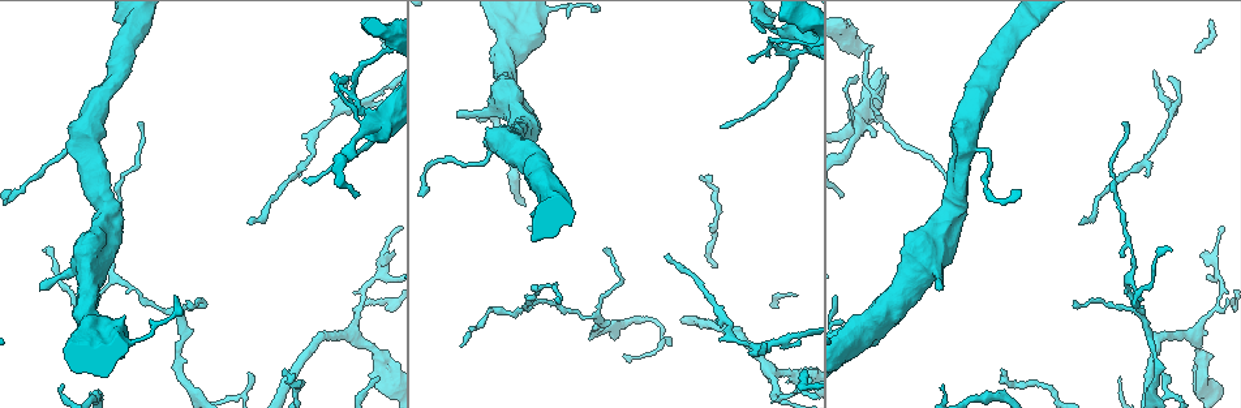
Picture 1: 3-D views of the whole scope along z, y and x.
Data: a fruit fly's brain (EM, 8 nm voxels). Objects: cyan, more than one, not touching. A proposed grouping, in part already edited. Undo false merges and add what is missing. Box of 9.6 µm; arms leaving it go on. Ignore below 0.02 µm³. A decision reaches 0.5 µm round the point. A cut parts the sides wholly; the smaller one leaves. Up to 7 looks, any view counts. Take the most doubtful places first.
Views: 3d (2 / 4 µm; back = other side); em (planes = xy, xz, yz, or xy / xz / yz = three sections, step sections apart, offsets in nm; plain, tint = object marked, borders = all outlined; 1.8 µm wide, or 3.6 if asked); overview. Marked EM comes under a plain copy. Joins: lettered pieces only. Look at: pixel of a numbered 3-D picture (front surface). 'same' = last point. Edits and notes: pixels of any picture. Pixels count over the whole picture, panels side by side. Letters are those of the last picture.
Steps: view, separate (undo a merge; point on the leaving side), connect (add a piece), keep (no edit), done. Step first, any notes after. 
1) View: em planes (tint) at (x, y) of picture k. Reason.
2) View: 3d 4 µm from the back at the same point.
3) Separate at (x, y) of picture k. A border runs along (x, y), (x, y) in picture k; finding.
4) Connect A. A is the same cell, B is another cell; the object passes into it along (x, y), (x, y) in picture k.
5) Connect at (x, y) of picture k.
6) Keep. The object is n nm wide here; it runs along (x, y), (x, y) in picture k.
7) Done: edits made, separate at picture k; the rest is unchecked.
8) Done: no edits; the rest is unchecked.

View: em planes (tint) at (793, 51) of picture 1. Four arms meet.

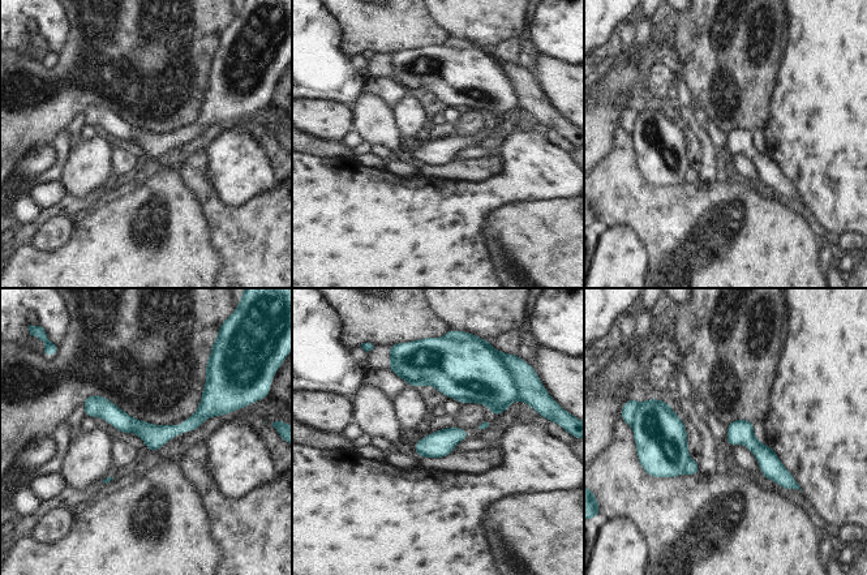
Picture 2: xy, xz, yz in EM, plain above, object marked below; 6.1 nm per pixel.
View: em planes (borders) at the same point.

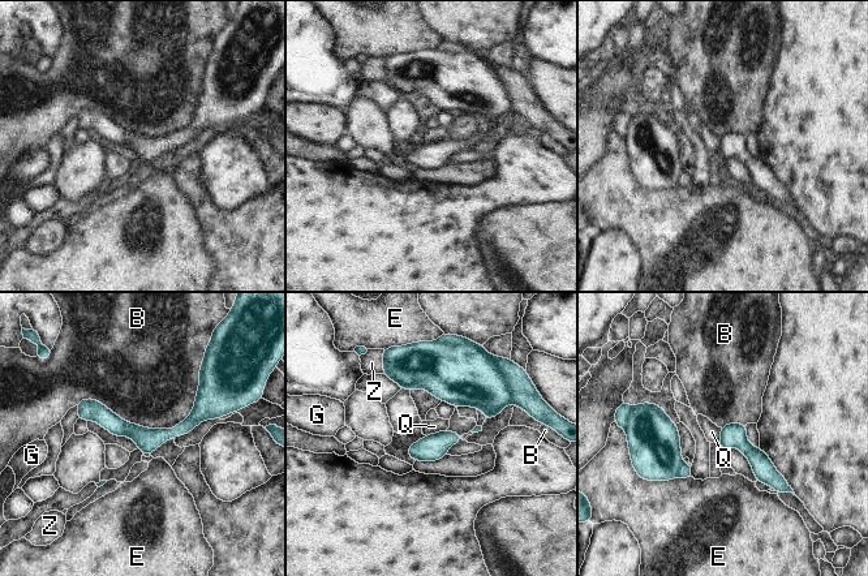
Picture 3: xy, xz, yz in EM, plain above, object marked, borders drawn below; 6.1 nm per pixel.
Separate at (523, 392) of picture 3. The longest contact is with B, 800 nm; B, E, G, Q and Z are other cells; two neurons meet here.

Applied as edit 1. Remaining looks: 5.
View: overview.

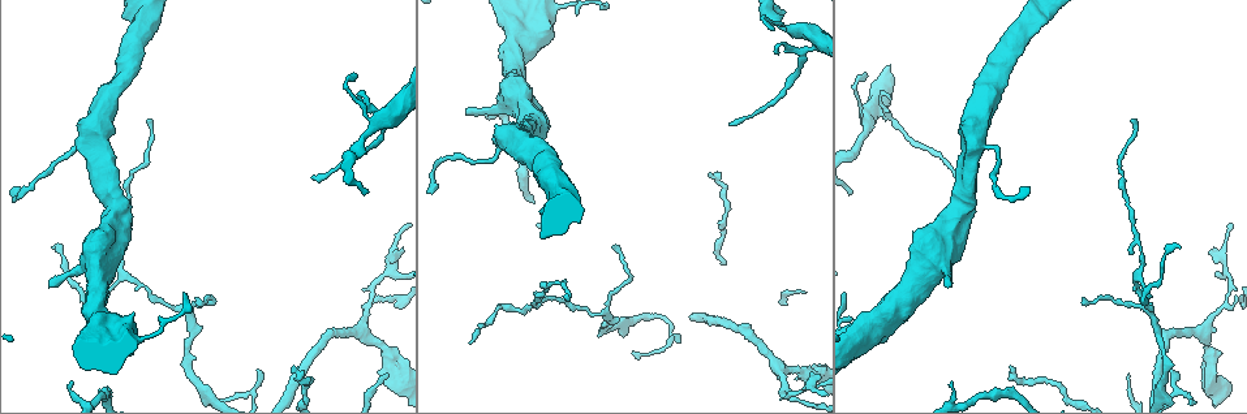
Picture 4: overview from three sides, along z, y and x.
View: 3d 2 µm at (466, 113) of picture 4.

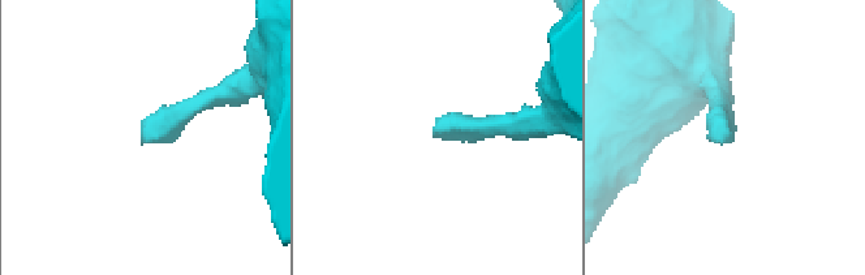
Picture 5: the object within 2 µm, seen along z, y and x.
View: em xy step 4 (borders) at (720, 145) of picture 5. Now the EM.

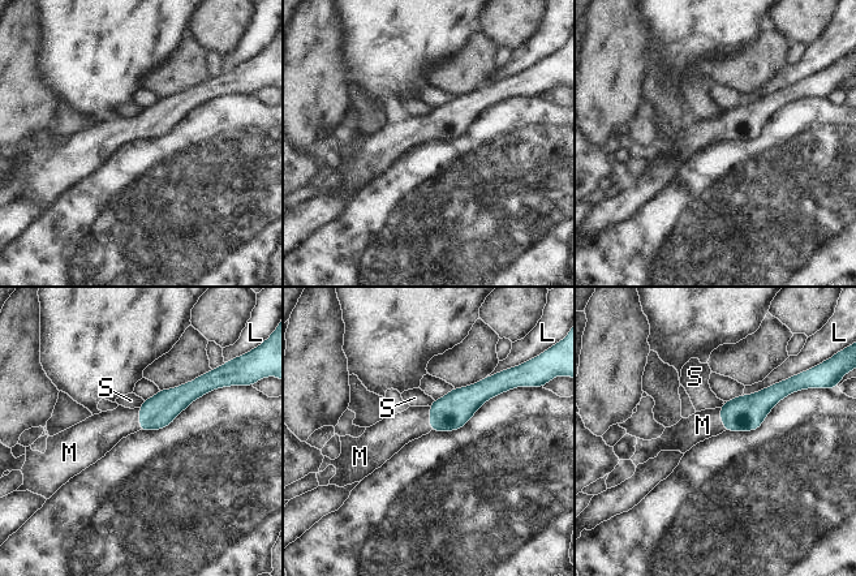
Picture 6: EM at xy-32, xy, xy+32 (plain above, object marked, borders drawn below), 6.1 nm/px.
Connect M. The object is 190 nm wide here; the longest contact is with L, 320 nm; M is the same cell, L and S are other cells; it goes on there.

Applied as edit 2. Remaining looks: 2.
View: em 3.6 µm planes (borders) at (69, 383) of picture 4. Free end.

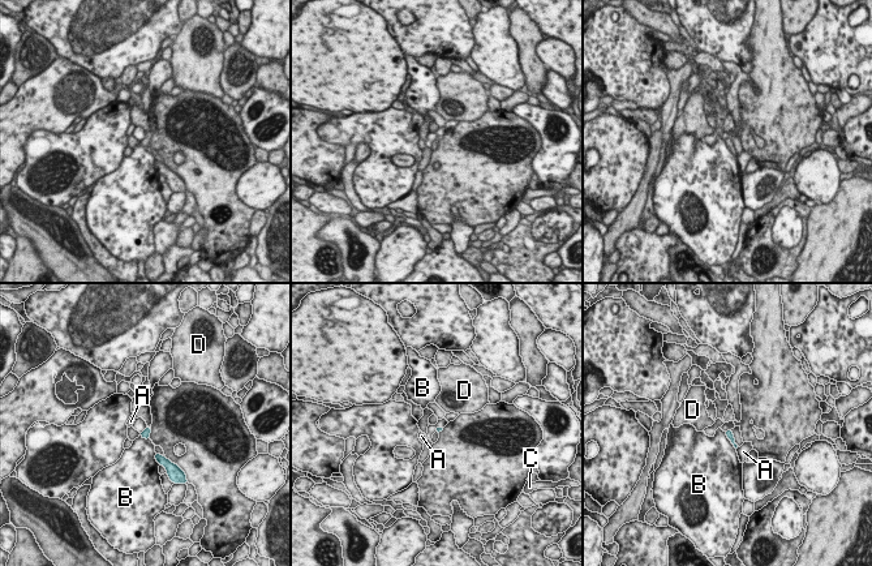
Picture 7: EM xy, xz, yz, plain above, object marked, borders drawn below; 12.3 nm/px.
Keep. The longest contact is with B, 260 nm; A, B, C and D are other cells; no lettered piece goes on from it.

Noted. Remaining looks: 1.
Done: edits made, separate at picture 3, connect at picture 6; the rest is unchecked.

